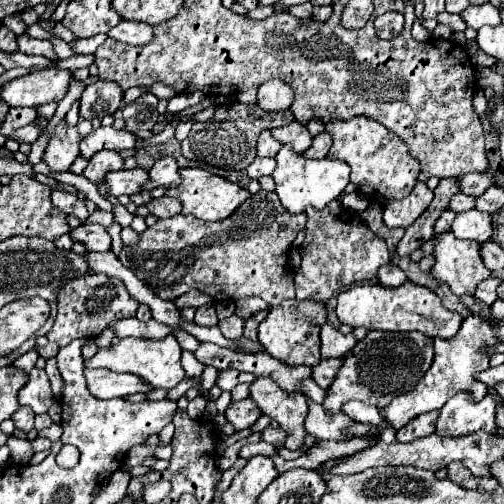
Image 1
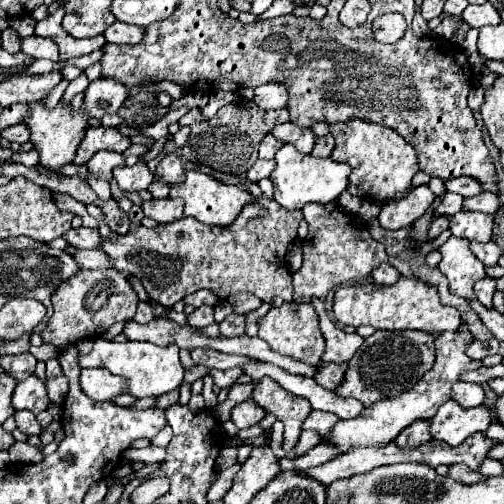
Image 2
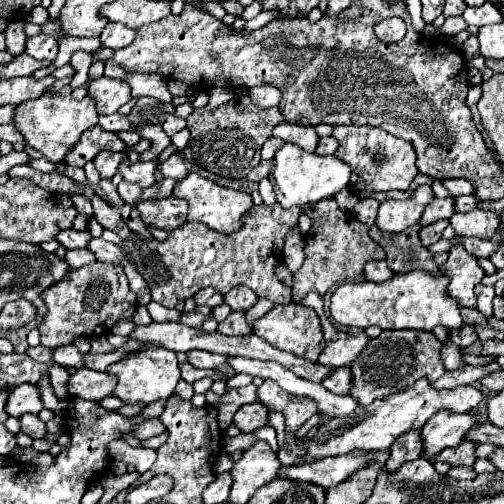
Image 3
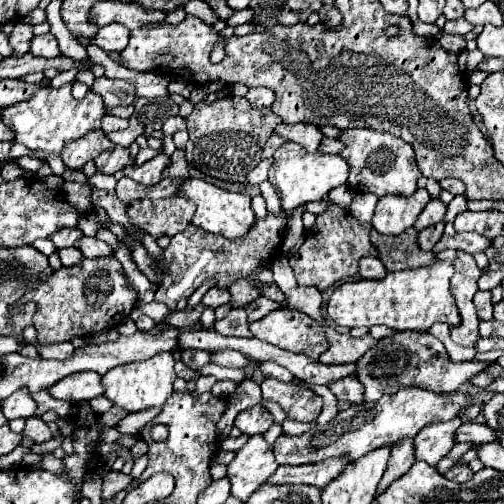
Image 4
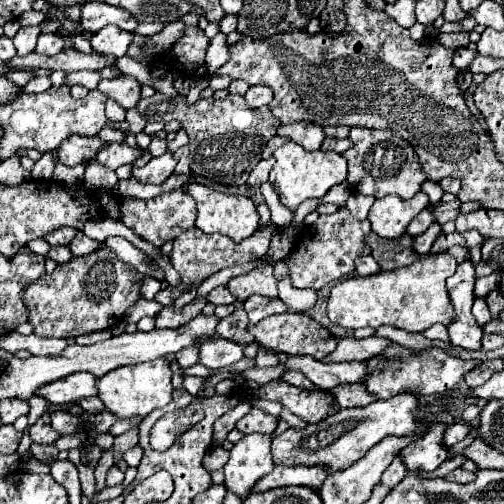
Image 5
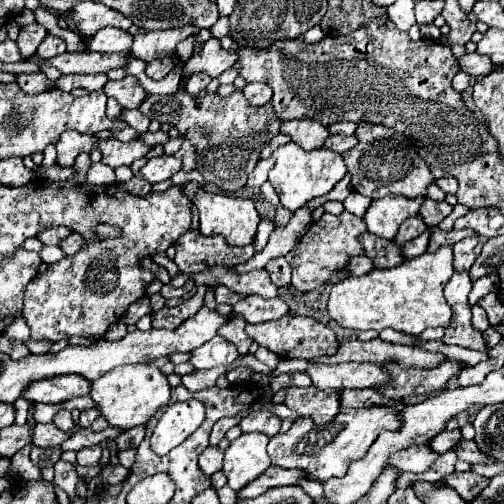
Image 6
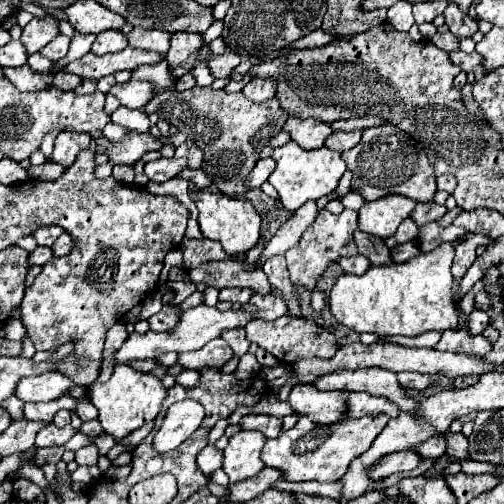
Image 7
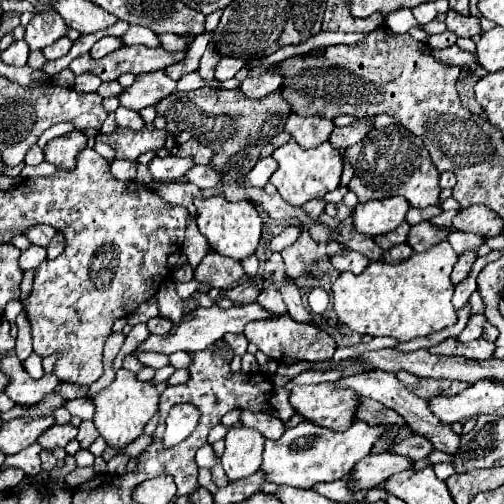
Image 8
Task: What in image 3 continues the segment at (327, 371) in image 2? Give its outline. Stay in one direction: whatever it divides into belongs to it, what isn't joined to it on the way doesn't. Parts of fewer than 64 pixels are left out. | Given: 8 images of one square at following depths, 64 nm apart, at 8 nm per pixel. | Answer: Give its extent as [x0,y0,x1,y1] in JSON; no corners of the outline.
[322,366,350,394]

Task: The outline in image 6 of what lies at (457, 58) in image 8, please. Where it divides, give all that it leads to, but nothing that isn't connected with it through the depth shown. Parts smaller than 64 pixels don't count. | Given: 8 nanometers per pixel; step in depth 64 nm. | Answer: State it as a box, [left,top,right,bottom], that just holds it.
[460,54,496,76]

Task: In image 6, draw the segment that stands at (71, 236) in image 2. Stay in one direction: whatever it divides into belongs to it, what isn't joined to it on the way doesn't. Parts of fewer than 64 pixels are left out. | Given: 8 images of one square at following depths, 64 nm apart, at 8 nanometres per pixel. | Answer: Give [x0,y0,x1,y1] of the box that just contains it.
[38,226,72,246]

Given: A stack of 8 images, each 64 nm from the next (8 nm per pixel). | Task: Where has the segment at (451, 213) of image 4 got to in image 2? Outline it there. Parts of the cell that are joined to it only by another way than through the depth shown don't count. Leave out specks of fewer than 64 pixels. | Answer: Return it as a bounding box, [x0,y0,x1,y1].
[464,192,500,214]

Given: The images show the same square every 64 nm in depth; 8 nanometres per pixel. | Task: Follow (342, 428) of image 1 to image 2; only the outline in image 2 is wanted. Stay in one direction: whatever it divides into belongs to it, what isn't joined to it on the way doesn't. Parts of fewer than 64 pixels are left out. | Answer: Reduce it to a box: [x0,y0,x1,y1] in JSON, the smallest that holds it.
[304,410,340,436]

